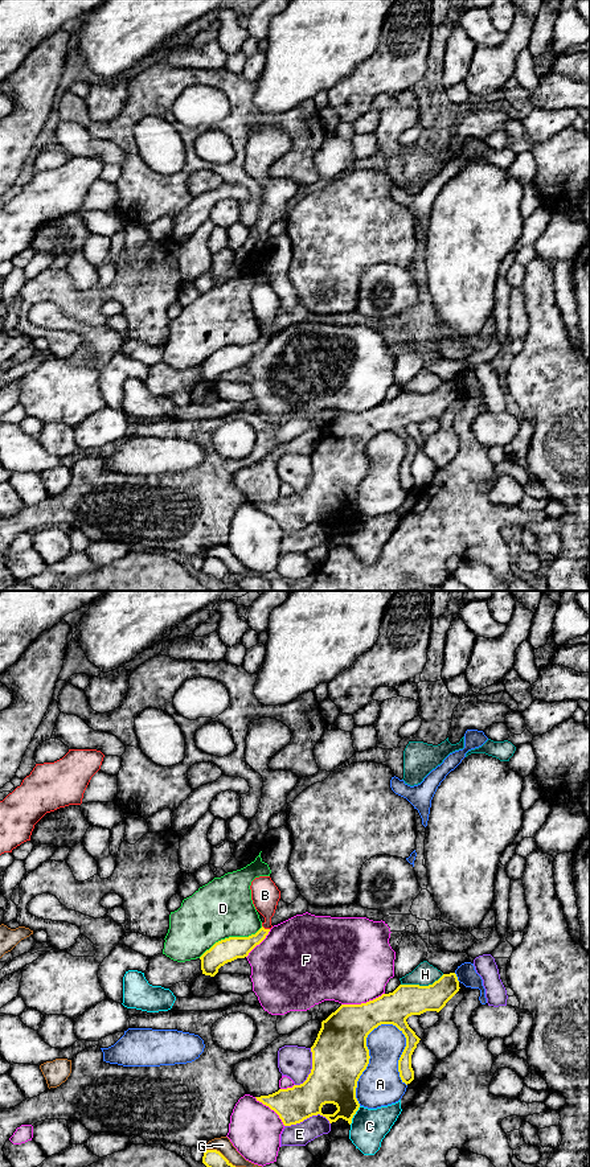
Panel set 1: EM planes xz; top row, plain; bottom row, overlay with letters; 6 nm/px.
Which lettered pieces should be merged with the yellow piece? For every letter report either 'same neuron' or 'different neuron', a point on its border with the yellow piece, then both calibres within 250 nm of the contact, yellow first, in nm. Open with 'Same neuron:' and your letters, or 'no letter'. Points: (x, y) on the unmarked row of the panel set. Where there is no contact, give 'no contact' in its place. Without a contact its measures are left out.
Same neuron: no letter
A: different neuron | xz (369, 465) | 340/260 nm
B: different neuron | xz (266, 337) | 140/170 nm
C: different neuron | xz (353, 522) | 280/220 nm
D: different neuron | xz (230, 345) | 140/360 nm
E: different neuron | xz (307, 525) | 260/140 nm
F: different neuron | xz (363, 411) | 280/480 nm
G: different neuron | xz (220, 561) | 120/90 nm
H: different neuron | xz (422, 394) | 190/140 nm

